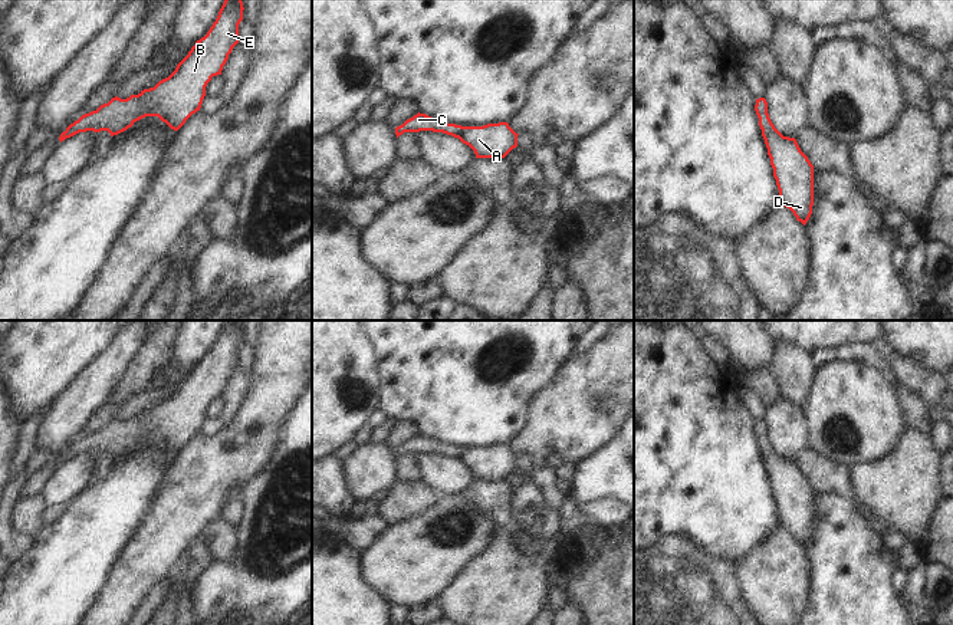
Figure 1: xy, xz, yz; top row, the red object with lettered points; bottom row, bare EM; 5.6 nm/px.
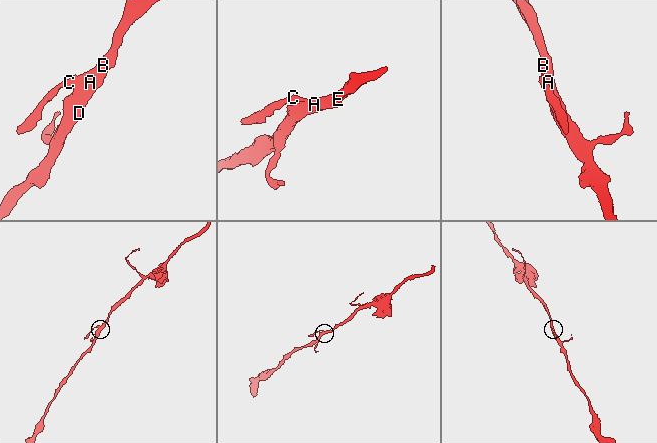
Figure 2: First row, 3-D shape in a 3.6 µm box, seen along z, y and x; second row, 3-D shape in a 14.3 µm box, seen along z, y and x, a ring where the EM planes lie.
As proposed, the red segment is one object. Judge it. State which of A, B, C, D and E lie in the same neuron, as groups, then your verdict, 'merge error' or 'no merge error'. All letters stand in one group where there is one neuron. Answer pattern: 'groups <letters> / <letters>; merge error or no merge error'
groups A B C D E; no merge error

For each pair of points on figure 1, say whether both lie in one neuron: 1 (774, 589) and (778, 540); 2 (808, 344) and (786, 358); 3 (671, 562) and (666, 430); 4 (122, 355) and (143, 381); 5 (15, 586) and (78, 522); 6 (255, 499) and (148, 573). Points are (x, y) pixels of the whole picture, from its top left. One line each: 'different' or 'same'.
1: same
2: different
3: different
4: different
5: same
6: different

